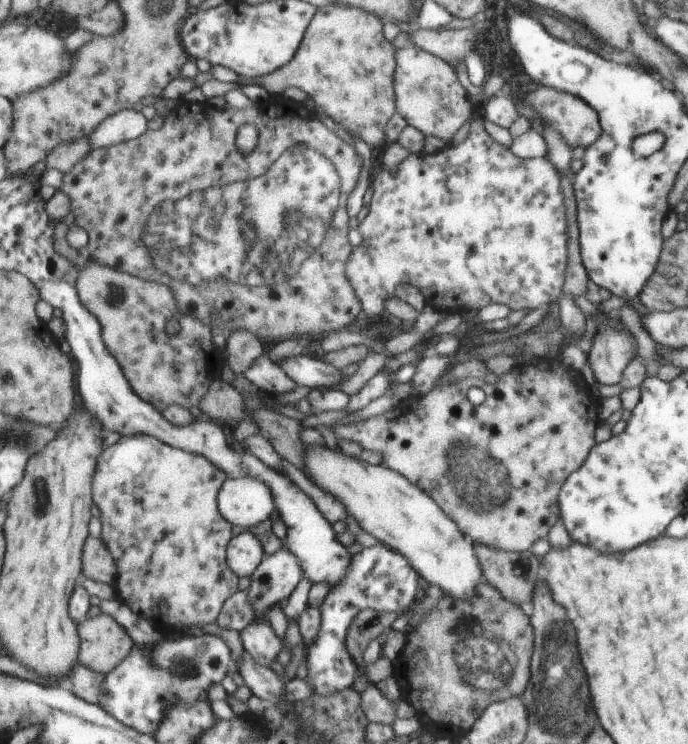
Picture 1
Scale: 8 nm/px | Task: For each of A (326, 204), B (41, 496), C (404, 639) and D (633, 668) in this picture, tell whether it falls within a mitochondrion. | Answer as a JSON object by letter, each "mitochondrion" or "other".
{"A":"mitochondrion","B":"mitochondrion","C":"other","D":"other"}

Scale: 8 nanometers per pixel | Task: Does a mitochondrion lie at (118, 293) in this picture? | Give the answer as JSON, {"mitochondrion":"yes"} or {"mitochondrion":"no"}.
{"mitochondrion":"yes"}

